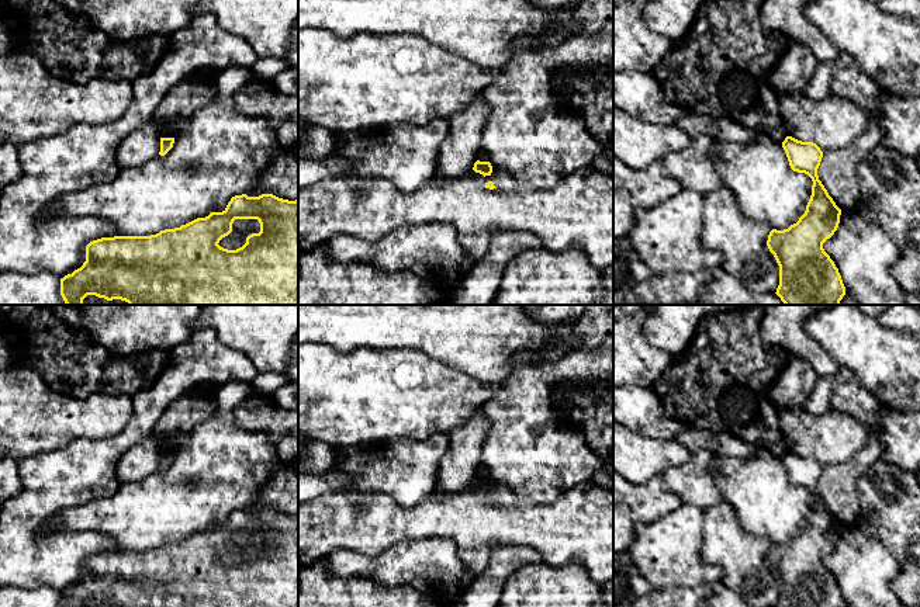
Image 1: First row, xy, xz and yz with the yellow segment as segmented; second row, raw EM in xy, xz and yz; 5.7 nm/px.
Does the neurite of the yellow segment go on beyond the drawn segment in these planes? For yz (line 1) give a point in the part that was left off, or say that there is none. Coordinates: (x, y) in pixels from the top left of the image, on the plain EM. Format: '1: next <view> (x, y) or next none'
1: next none

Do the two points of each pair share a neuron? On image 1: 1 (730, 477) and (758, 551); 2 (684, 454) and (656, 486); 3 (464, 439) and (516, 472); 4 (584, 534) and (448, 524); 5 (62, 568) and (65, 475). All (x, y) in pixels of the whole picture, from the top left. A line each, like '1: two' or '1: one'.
1: two
2: two
3: two
4: one
5: one

